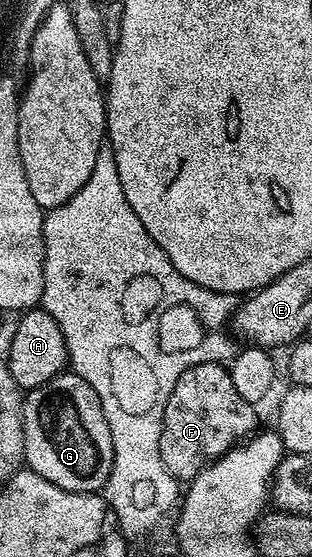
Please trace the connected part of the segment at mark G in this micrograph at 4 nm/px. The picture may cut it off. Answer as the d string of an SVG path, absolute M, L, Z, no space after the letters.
M63 370L46 384L29 389L22 401L25 467L66 492L101 493L112 470L112 434L100 398L84 378Z

